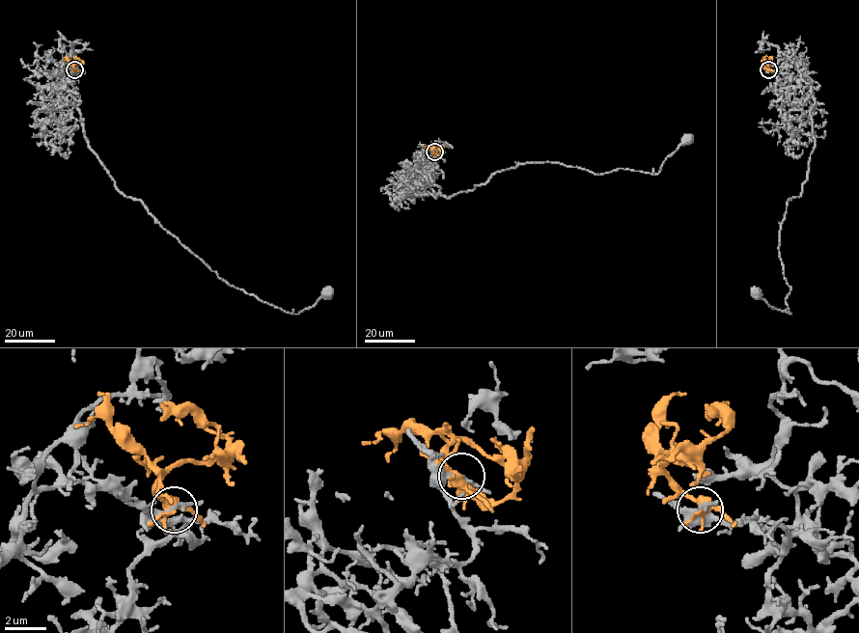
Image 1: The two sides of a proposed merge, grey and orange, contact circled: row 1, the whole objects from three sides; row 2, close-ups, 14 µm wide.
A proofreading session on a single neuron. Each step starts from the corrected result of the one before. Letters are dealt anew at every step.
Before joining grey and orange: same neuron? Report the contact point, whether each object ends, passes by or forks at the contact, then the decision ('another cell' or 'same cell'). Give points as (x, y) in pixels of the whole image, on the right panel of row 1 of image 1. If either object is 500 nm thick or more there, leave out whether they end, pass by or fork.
(768, 69) | grey passes by | orange forks | another cell

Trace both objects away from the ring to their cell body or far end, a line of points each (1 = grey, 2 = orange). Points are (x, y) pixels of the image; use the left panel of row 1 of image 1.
1: (74, 69), (65, 83), (88, 147), (120, 191), (263, 301), (297, 314), (327, 292)
2: (74, 69), (72, 68), (81, 61), (73, 57)

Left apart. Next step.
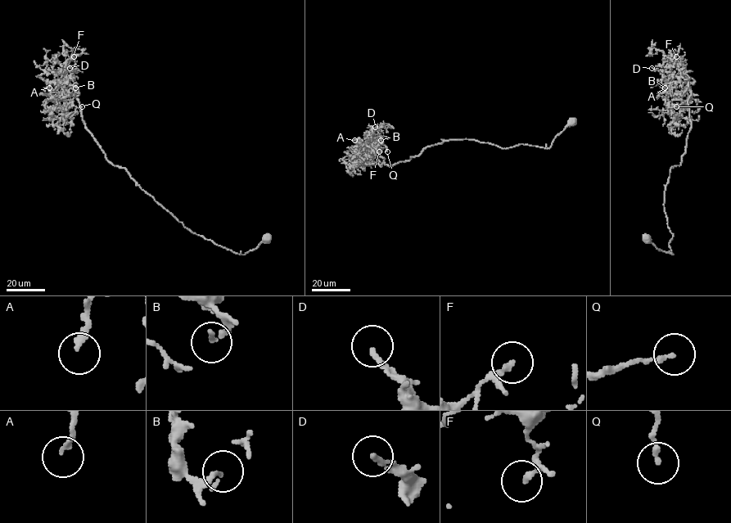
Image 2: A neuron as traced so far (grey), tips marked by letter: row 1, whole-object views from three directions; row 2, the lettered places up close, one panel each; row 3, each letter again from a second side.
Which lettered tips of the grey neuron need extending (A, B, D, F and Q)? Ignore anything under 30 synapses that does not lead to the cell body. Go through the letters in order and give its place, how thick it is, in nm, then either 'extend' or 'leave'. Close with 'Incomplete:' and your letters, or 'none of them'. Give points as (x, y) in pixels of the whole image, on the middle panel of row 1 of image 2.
A: at (354, 140); 190 nm thick; leave
B: at (381, 140); 130 nm thick; leave
D: at (375, 127); 200 nm thick; leave
F: at (379, 151); 130 nm thick; leave
Q: at (387, 151); 160 nm thick; leave
Incomplete: none of them

